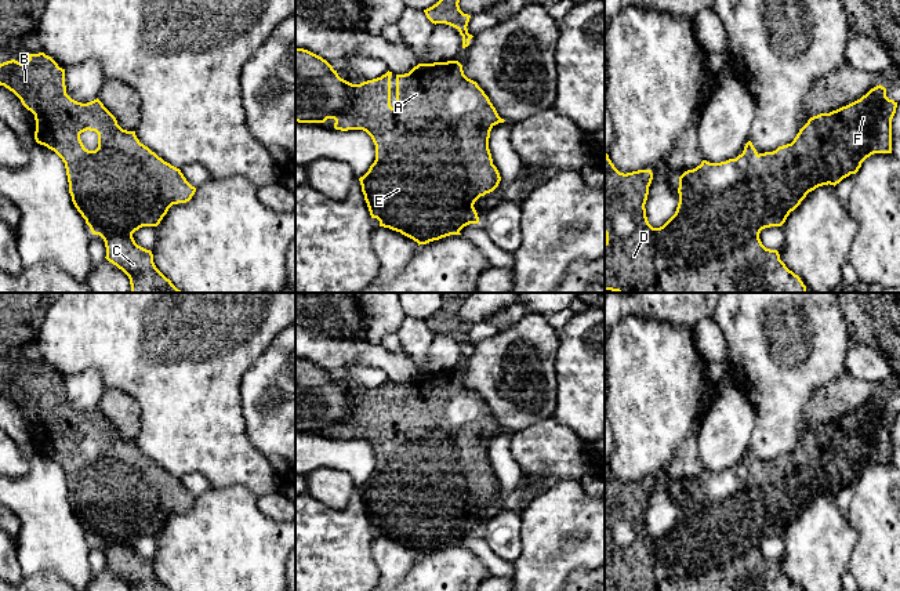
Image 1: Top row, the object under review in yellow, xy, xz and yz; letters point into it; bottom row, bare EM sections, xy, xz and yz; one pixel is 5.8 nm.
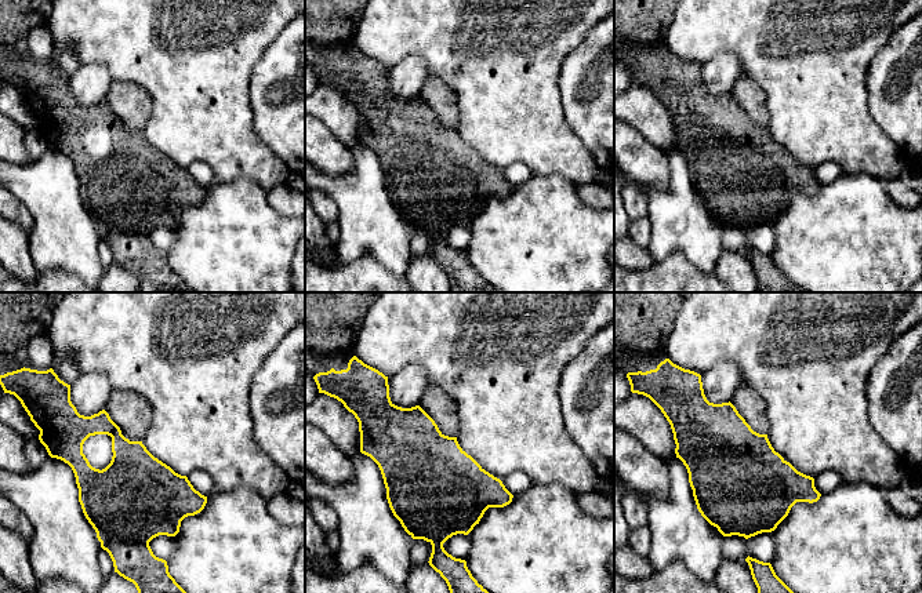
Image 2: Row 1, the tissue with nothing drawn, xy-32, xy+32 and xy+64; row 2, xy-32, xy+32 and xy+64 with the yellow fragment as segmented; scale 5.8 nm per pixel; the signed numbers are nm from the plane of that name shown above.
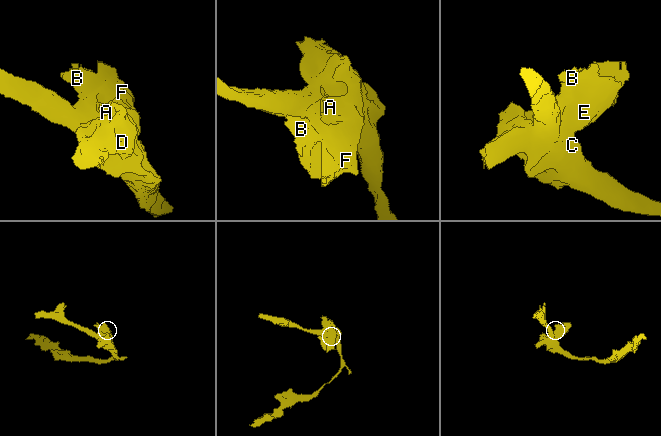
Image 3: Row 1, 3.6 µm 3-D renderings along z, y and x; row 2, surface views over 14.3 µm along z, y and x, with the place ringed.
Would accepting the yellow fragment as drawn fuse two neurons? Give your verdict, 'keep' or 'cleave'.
keep

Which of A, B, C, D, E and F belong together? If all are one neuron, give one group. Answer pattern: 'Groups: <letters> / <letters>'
Groups: A B C D E F

